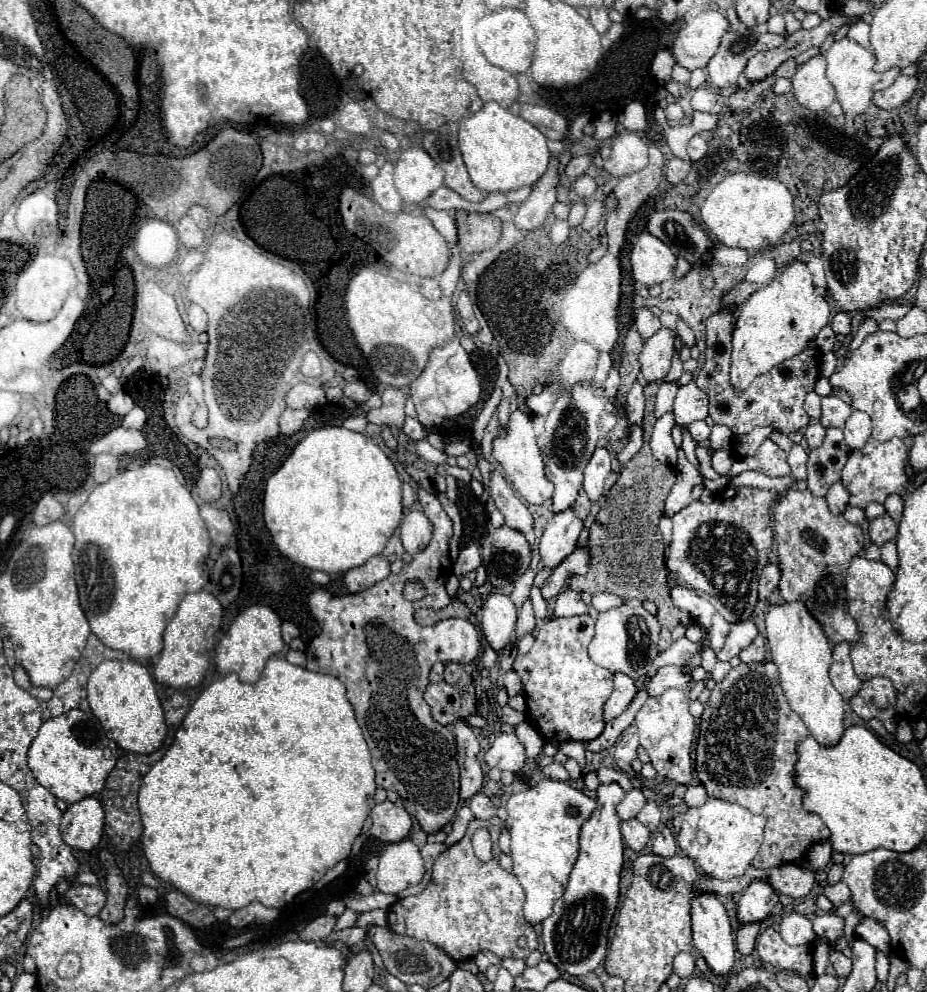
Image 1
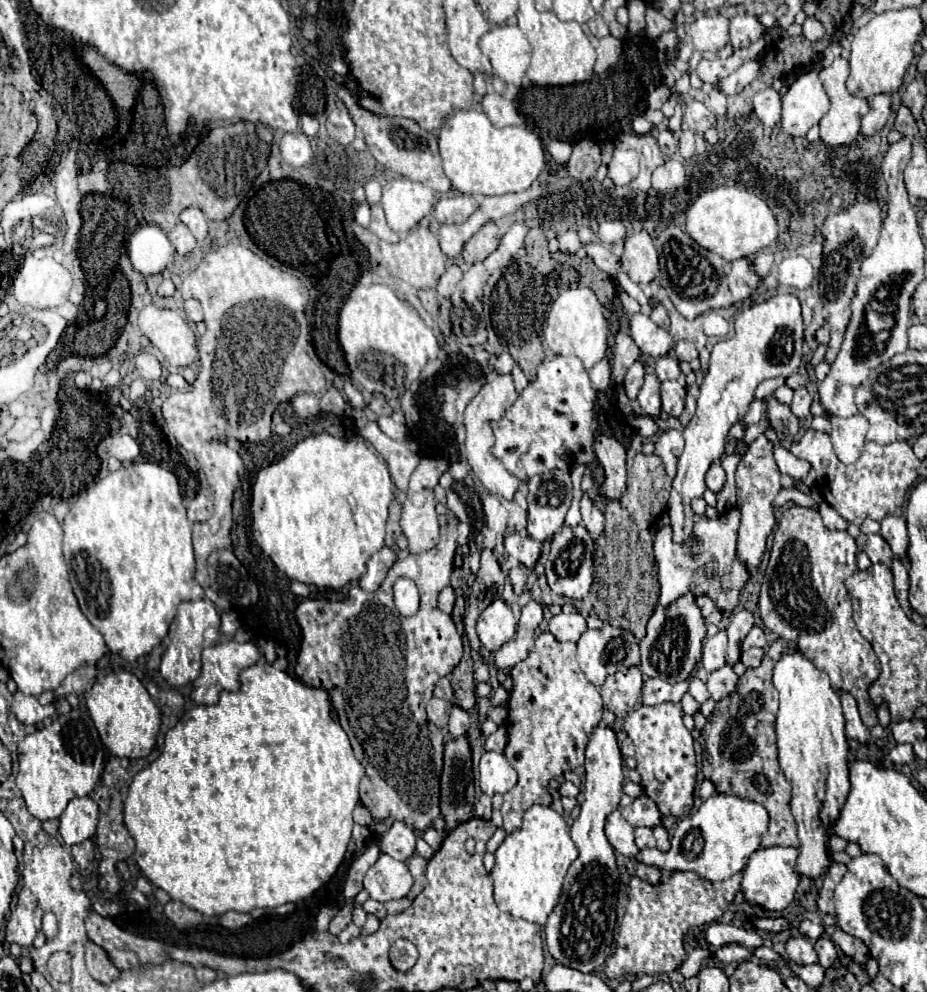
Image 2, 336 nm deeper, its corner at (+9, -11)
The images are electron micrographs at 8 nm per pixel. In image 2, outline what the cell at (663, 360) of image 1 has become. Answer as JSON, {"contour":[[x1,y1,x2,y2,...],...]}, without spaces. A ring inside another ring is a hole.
{"contour":[[646,373,646,381,638,393,638,403,646,415,654,419,660,415,660,381,654,373]]}

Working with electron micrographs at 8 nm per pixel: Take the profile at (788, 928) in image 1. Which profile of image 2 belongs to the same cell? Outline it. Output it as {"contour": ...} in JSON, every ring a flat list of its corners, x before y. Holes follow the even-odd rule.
{"contour":[[802,935,790,937,786,941,786,953,796,965,818,963,818,955,816,955,816,951,812,947,812,941,808,937,802,937]]}

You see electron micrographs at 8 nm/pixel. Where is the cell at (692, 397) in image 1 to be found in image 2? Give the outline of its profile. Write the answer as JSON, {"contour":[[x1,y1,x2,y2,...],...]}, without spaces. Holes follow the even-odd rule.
{"contour":[[662,381,660,383,662,411,666,411,670,417,680,417,684,409,684,395,686,389,678,381]]}

